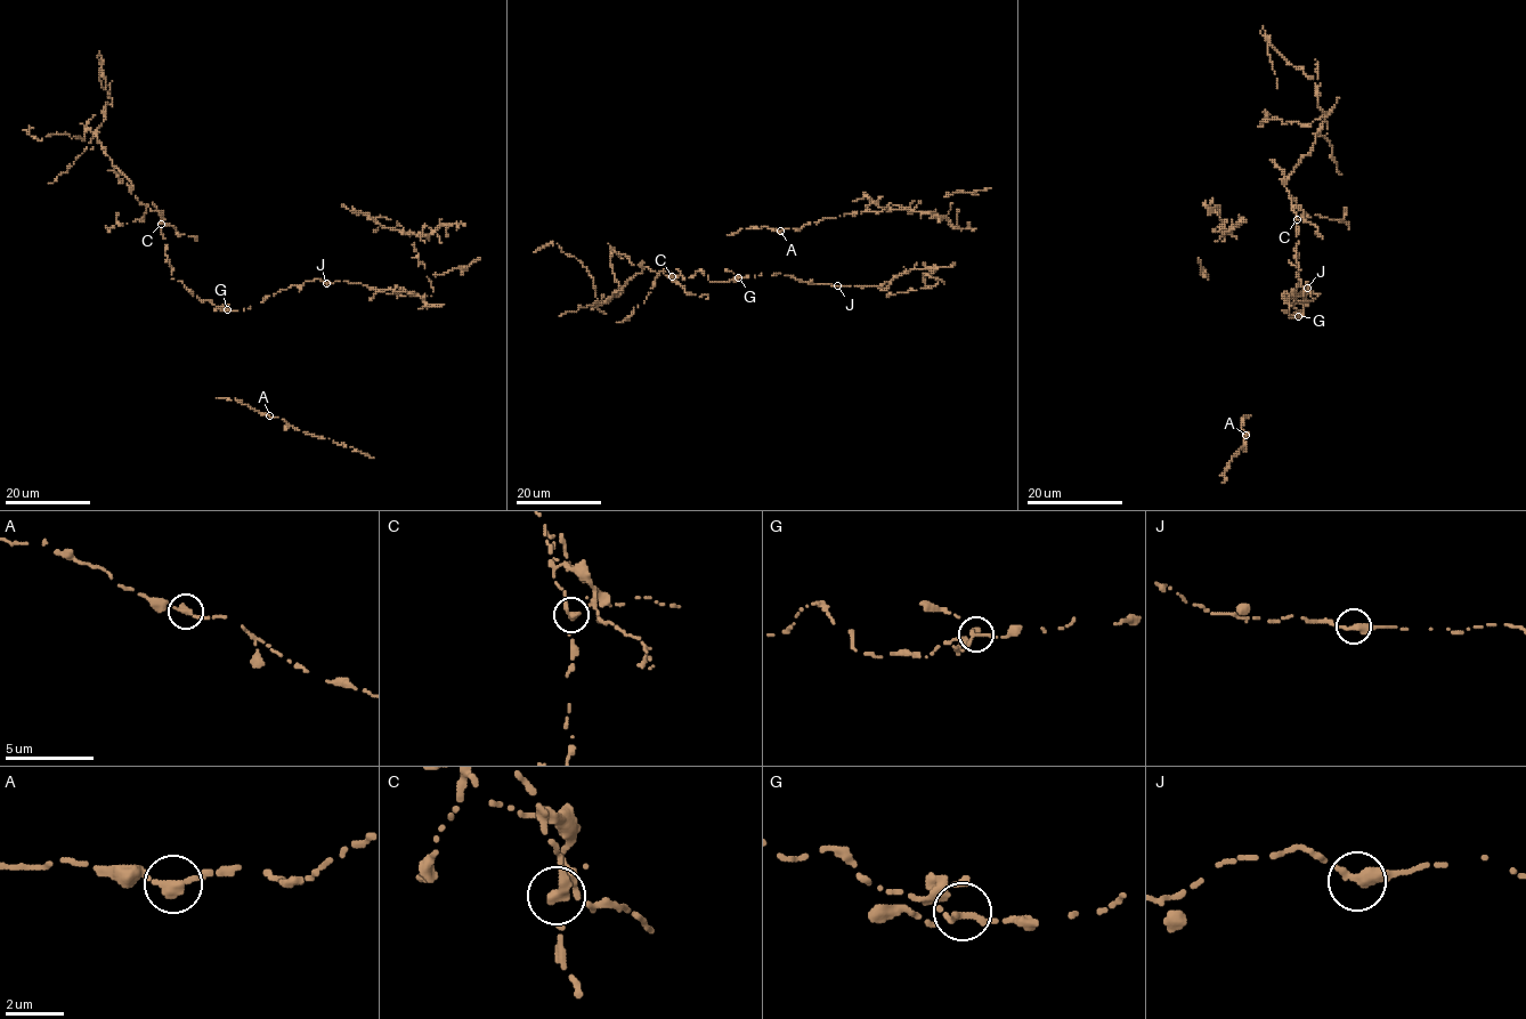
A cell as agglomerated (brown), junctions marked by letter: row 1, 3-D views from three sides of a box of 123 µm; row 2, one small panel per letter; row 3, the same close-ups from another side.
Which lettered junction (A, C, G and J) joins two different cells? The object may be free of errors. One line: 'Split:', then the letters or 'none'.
Split: C

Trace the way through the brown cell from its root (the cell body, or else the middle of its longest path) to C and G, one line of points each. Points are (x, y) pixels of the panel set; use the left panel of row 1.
C: (211, 302), (202, 301), (173, 278), (161, 223)
G: (211, 302), (227, 309)

